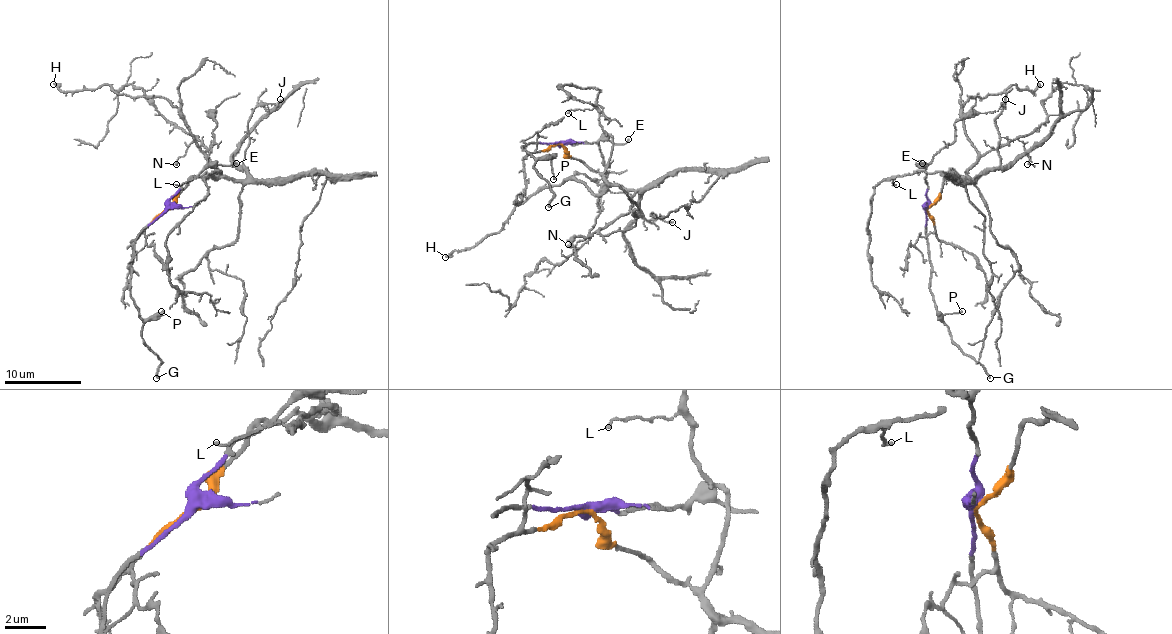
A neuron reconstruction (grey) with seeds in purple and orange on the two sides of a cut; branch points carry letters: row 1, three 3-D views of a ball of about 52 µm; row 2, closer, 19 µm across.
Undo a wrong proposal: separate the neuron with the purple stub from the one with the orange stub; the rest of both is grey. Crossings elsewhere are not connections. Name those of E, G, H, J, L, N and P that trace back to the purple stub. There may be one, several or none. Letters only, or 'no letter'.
E, G, P

